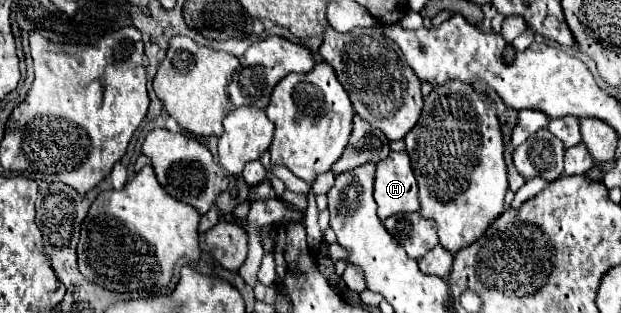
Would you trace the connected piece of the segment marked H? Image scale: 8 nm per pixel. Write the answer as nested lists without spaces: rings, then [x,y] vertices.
[[[405,151],[391,153],[383,163],[377,163],[373,197],[379,205],[377,215],[381,221],[395,213],[419,211],[417,179]]]

